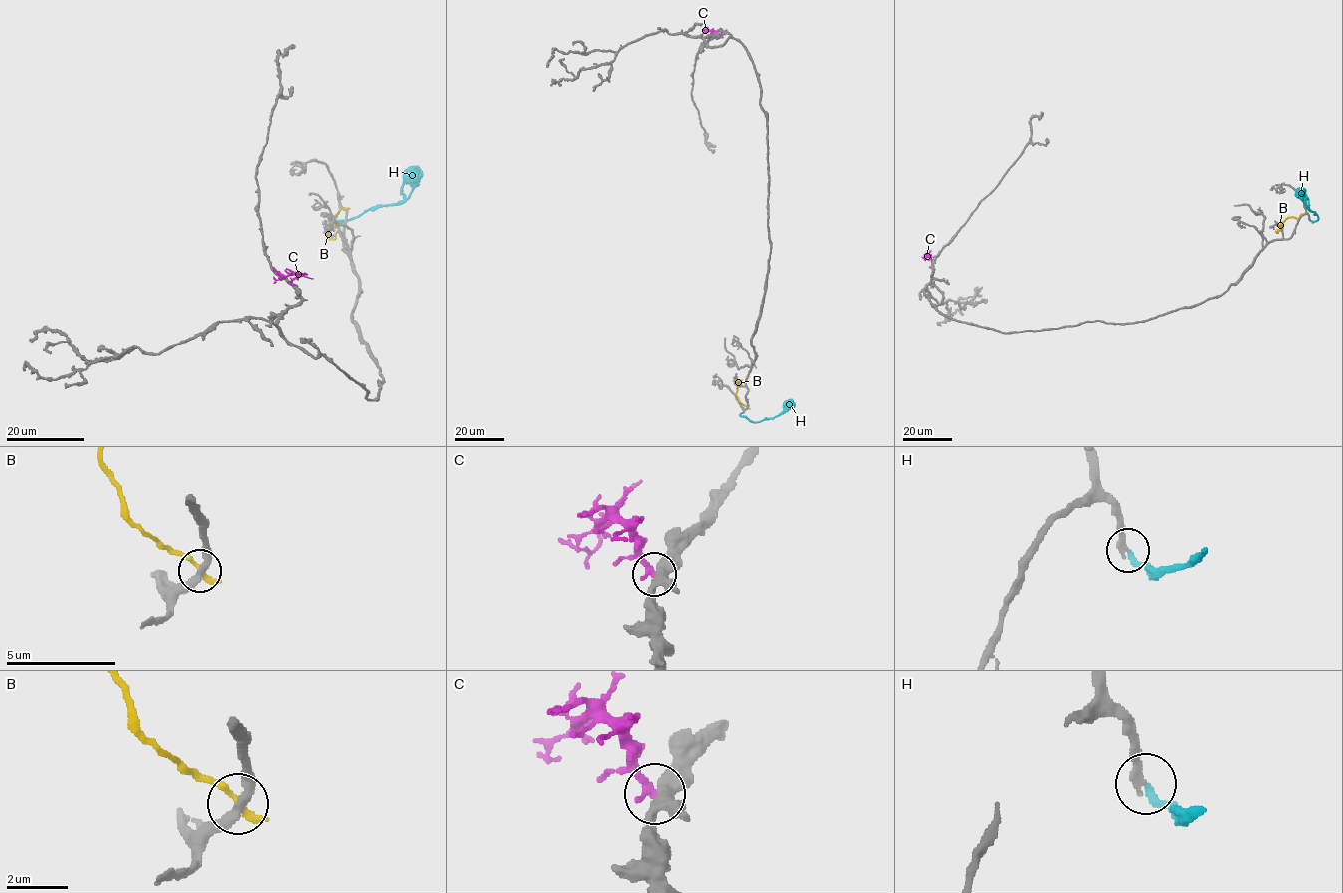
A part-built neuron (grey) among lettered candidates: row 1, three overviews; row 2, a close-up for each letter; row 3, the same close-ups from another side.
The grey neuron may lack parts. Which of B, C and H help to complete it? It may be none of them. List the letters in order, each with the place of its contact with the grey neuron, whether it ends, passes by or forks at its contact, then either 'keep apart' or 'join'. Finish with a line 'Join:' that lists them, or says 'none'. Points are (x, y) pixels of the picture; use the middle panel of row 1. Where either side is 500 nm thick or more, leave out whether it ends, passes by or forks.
B: meets grey at (747, 407); it ends there; keep apart
C: meets grey at (713, 36); keep apart
H: meets grey at (740, 413); it ends there; keep apart
Join: none

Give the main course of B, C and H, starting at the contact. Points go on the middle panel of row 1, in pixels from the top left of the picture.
B: (747, 407), (739, 401), (736, 392), (736, 382), (741, 379)
C: (713, 36), (716, 34), (711, 30), (702, 35)
H: (740, 414), (760, 421), (780, 415), (789, 407), (789, 401)

